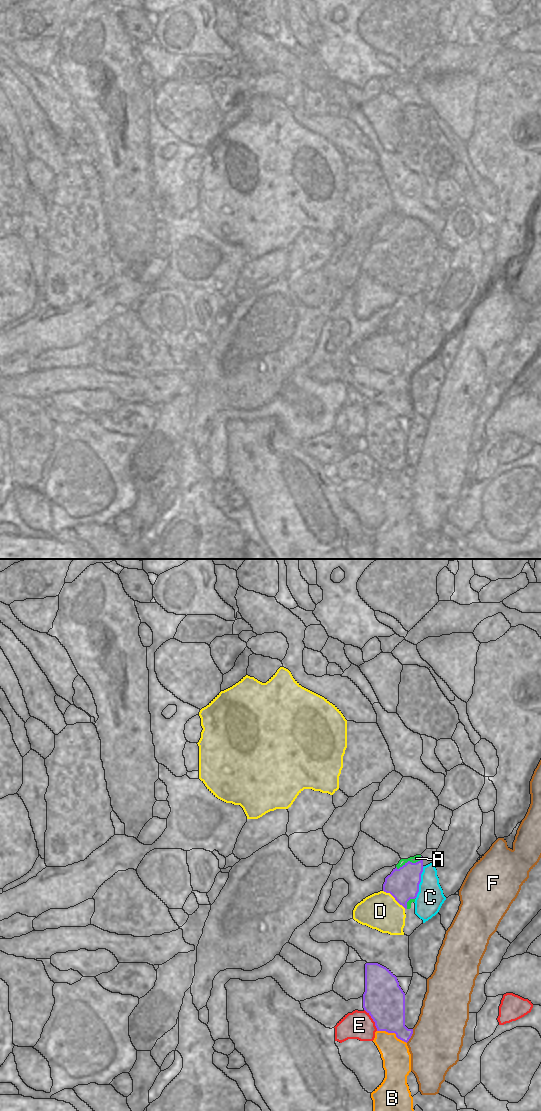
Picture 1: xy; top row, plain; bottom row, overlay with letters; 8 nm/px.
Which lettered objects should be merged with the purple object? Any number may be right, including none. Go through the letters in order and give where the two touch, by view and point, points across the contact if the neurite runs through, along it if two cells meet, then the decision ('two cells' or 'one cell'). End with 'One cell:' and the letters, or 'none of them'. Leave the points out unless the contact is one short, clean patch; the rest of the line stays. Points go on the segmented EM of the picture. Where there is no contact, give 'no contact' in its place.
A: xy (409, 861) | along xy (421, 856), (415, 862), (407, 861), (396, 868) | two cells
B: xy (392, 1032) | two cells
C: xy (420, 881) | two cells
D: xy (394, 897) | two cells
E: xy (373, 1020) | two cells
F: xy (411, 1035) | along xy (413, 1029), (411, 1037), (406, 1042) | two cells
One cell: none of them

